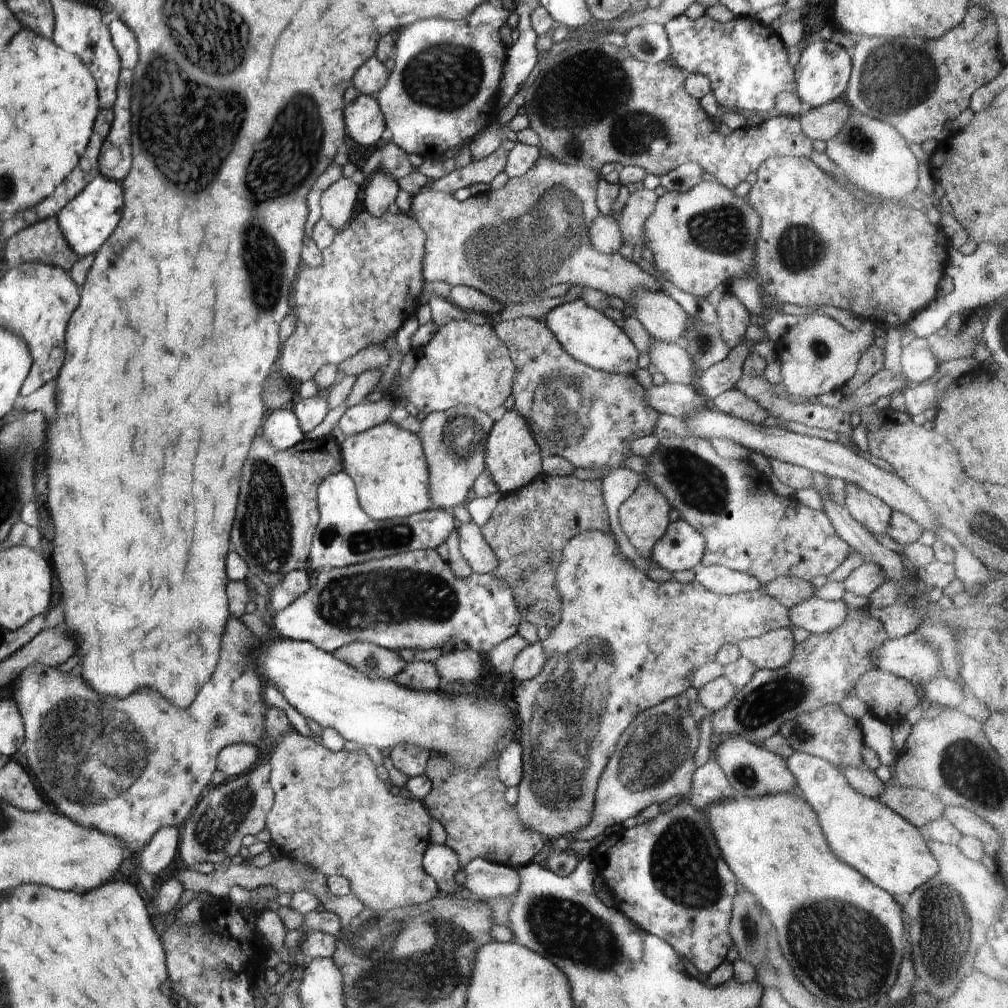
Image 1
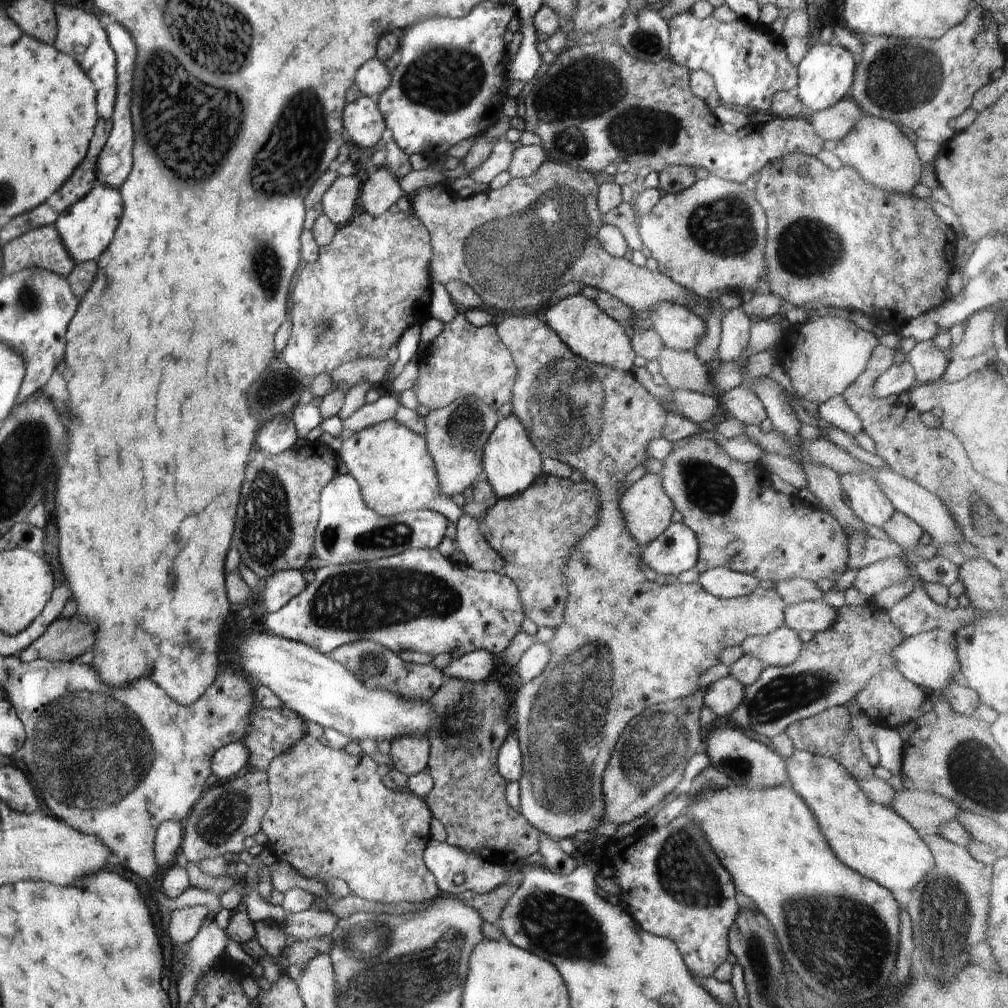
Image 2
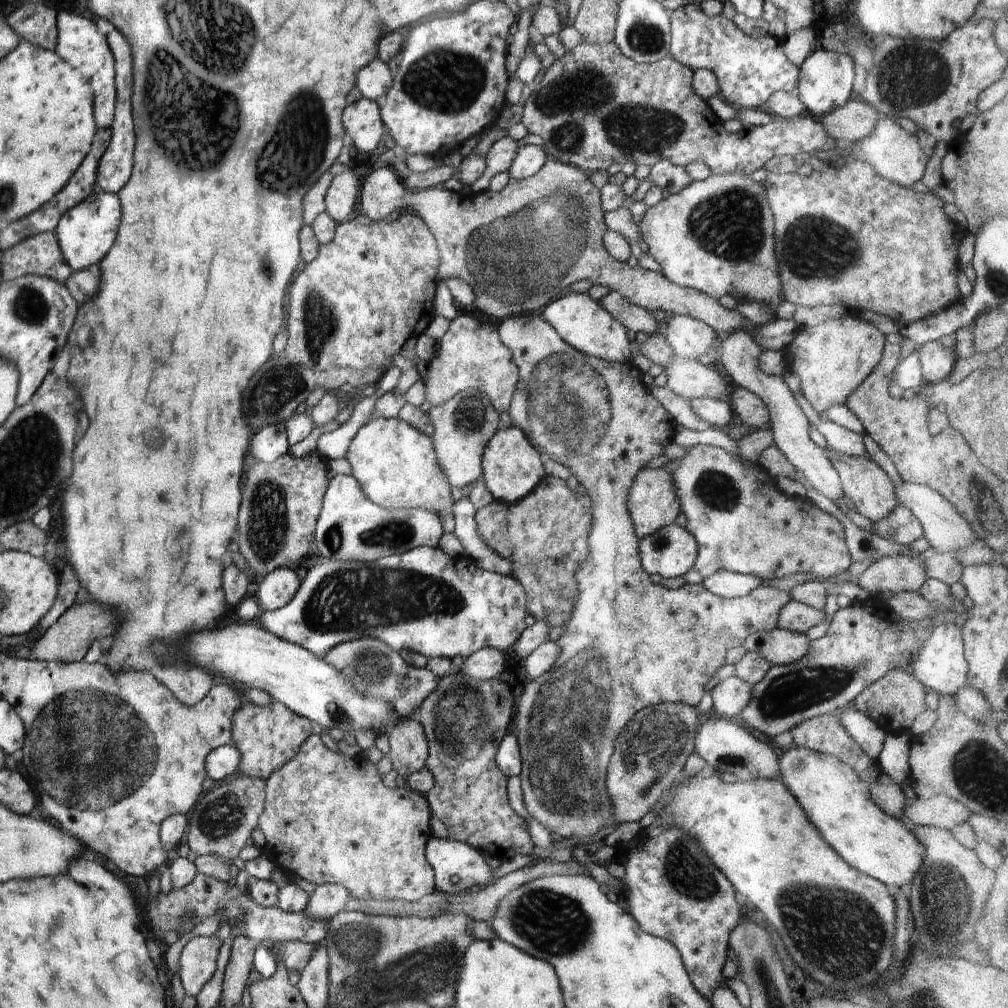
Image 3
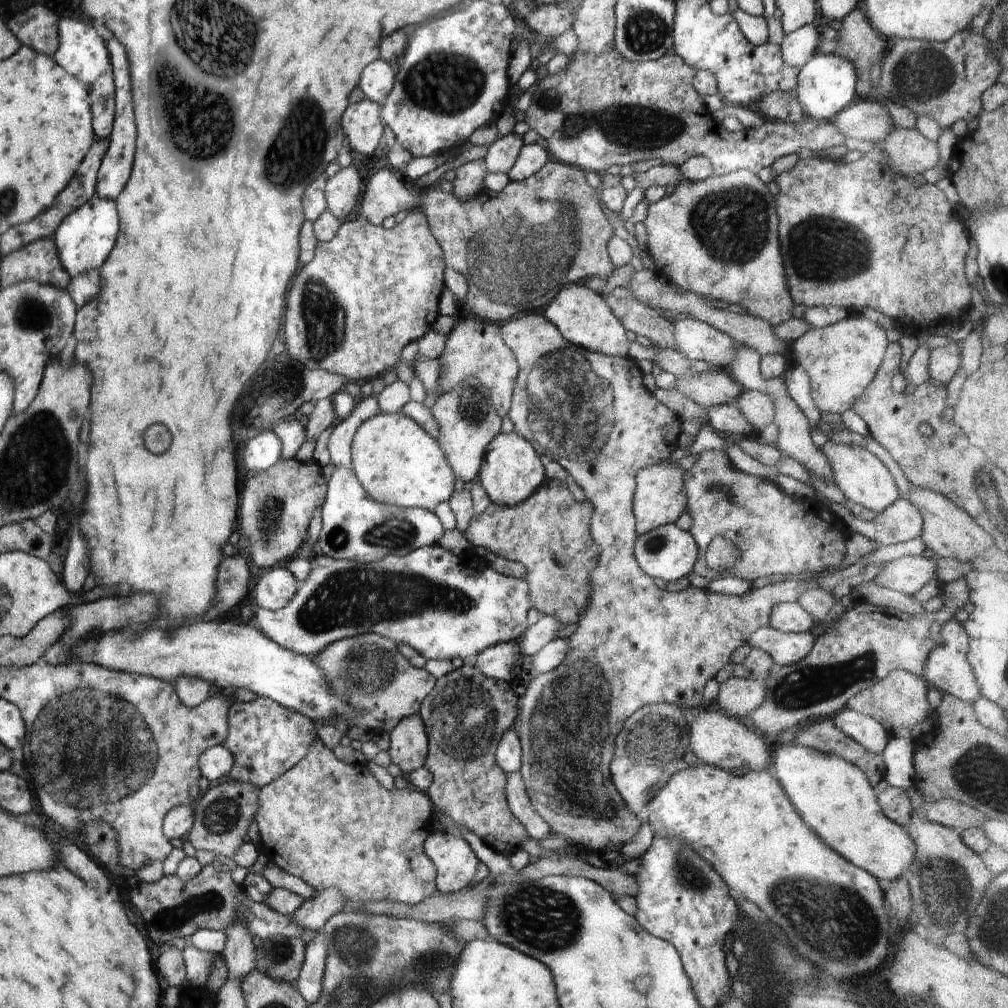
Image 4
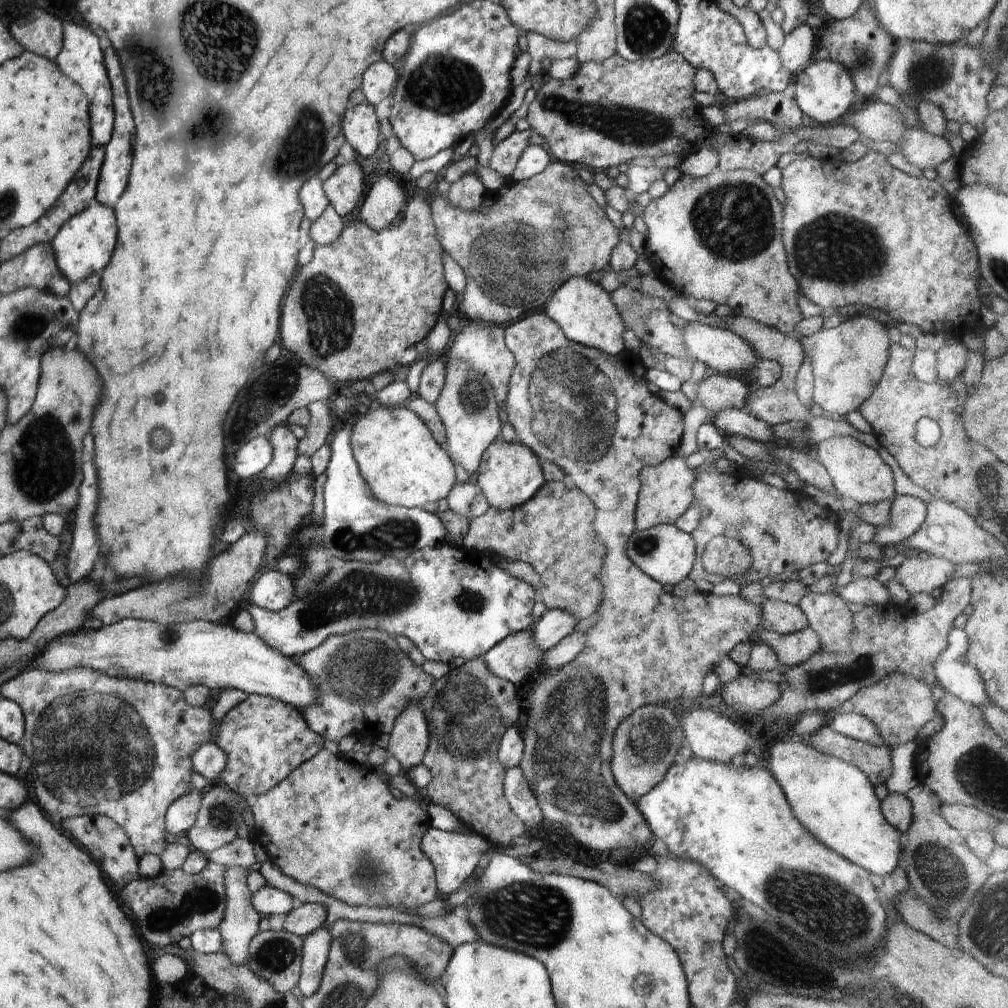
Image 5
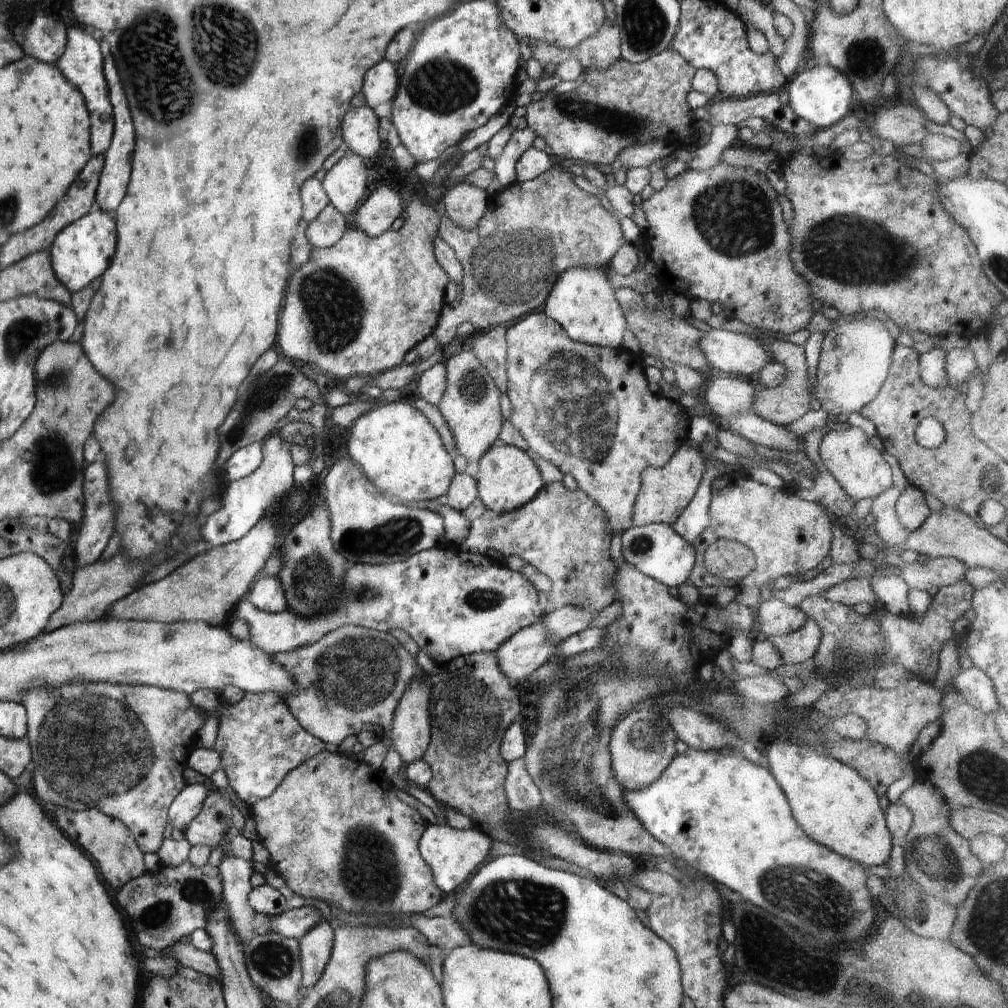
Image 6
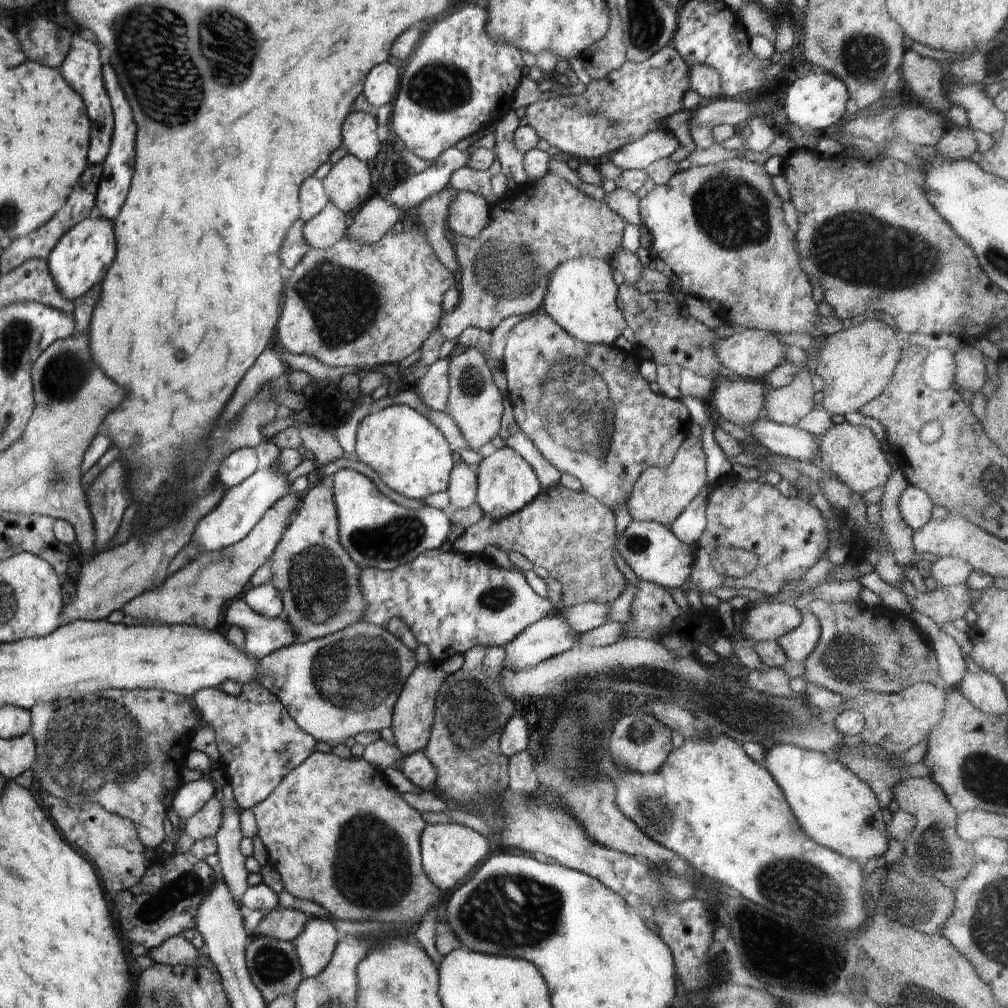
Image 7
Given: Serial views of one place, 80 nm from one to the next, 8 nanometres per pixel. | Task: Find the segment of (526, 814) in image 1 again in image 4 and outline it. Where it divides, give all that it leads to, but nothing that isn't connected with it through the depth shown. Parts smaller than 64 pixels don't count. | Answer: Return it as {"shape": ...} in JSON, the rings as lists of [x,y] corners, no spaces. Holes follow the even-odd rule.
{"shape":[[[540,312],[525,313],[516,318],[507,320],[501,324],[501,337],[504,344],[514,353],[519,364],[519,371],[514,383],[511,396],[511,405],[508,418],[512,421],[514,432],[527,440],[543,459],[558,461],[558,464],[565,468],[574,482],[583,490],[585,498],[590,500],[593,506],[591,516],[591,538],[599,546],[599,561],[590,573],[592,592],[589,605],[582,618],[577,622],[576,631],[569,636],[571,649],[560,666],[547,673],[533,674],[533,679],[529,682],[528,688],[523,695],[522,710],[520,710],[520,730],[516,728],[519,736],[523,753],[521,754],[521,767],[519,773],[523,778],[526,792],[528,793],[532,806],[536,812],[548,822],[549,828],[554,830],[554,834],[562,834],[562,838],[572,841],[573,849],[586,849],[590,852],[602,853],[607,849],[618,849],[626,842],[630,842],[638,832],[642,824],[642,816],[636,816],[624,802],[622,796],[617,791],[613,783],[609,769],[615,751],[614,740],[623,727],[624,721],[634,714],[639,708],[646,705],[658,703],[672,703],[679,707],[684,707],[692,712],[703,707],[703,690],[708,680],[715,678],[716,673],[731,662],[732,653],[749,640],[749,636],[760,627],[769,626],[771,608],[778,604],[797,602],[799,596],[802,596],[811,584],[801,583],[800,581],[782,580],[766,584],[766,586],[748,590],[742,596],[725,595],[713,593],[707,589],[701,589],[690,586],[683,591],[673,593],[668,589],[662,590],[655,583],[651,576],[648,576],[639,567],[634,559],[633,548],[637,537],[635,529],[635,516],[633,513],[633,498],[637,487],[635,476],[637,472],[644,467],[655,465],[669,459],[670,454],[678,447],[678,438],[682,433],[681,421],[666,405],[660,403],[654,397],[653,393],[648,391],[642,383],[644,374],[638,366],[638,362],[626,354],[624,357],[606,356],[602,353],[587,351],[584,347],[568,342],[562,336],[562,333],[550,322],[544,314]]]}

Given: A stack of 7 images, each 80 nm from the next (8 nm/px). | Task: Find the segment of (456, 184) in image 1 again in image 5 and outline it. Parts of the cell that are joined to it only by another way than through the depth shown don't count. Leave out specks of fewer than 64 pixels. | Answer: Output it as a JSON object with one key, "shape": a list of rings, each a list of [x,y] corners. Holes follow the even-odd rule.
{"shape":[[[530,129],[525,131],[516,130],[508,138],[505,138],[493,147],[489,166],[506,180],[506,183],[511,180],[511,174],[520,155],[529,145],[528,138],[530,138],[530,134],[532,134]]]}

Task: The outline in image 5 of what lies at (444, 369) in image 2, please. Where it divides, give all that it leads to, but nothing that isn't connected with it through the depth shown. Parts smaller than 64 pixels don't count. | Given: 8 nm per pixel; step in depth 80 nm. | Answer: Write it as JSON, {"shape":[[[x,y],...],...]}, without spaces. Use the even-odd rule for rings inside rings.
{"shape":[[[464,318],[464,324],[458,334],[450,342],[450,359],[460,359],[463,363],[470,363],[471,369],[481,372],[489,380],[495,399],[498,403],[498,412],[501,423],[508,423],[505,411],[505,400],[509,391],[510,377],[516,364],[516,359],[505,345],[505,326],[496,324],[480,324],[472,319]]]}

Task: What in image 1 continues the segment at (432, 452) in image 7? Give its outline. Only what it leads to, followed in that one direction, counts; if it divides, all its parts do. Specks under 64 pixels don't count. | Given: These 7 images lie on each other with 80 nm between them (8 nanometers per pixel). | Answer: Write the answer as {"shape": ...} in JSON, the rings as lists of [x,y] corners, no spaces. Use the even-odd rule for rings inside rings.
{"shape":[[[391,421],[346,437],[340,445],[343,471],[354,482],[361,508],[378,521],[433,509],[429,468],[419,436]]]}

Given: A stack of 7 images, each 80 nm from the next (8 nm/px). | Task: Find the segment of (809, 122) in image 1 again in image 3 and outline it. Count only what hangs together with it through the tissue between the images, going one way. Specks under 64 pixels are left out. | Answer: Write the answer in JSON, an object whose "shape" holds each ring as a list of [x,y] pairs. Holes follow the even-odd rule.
{"shape":[[[853,97],[841,108],[822,116],[820,121],[826,128],[826,134],[832,136],[834,140],[854,143],[856,140],[862,140],[864,136],[870,136],[880,118],[885,116],[882,116],[876,108],[870,108],[870,104]]]}

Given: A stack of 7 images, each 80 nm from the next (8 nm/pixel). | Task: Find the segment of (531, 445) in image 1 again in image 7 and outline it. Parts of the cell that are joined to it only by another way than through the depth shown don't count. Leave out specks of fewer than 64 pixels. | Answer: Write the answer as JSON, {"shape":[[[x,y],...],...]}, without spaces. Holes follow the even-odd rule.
{"shape":[[[505,447],[484,457],[478,465],[477,491],[475,503],[483,516],[505,519],[530,504],[542,490],[533,468],[514,449]]]}

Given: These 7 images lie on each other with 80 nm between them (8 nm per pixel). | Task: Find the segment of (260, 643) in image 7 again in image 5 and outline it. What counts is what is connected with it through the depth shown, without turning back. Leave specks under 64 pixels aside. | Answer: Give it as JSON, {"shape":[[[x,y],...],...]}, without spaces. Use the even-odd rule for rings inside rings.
{"shape":[[[446,541],[440,545],[418,549],[412,554],[409,554],[405,559],[384,557],[376,564],[366,564],[366,562],[362,561],[345,561],[332,557],[330,562],[331,571],[328,573],[328,576],[325,576],[322,579],[322,582],[317,588],[308,595],[305,595],[302,599],[296,597],[296,599],[280,612],[260,608],[254,603],[251,603],[247,608],[249,616],[252,617],[252,620],[254,621],[254,634],[259,636],[270,648],[282,653],[285,657],[300,657],[305,652],[322,644],[329,636],[352,632],[358,629],[372,629],[387,632],[393,637],[396,635],[405,636],[415,644],[425,660],[436,660],[450,664],[454,658],[460,658],[460,656],[466,661],[483,657],[493,646],[496,646],[496,644],[501,640],[504,640],[507,636],[524,629],[530,630],[532,629],[534,622],[536,622],[534,617],[532,617],[532,608],[534,608],[534,604],[539,599],[538,590],[531,584],[528,584],[525,580],[520,580],[519,578],[512,576],[509,572],[506,572],[506,570],[501,569],[497,564],[493,564],[492,561],[490,561],[490,557],[482,551],[475,551],[463,546],[455,546]]]}

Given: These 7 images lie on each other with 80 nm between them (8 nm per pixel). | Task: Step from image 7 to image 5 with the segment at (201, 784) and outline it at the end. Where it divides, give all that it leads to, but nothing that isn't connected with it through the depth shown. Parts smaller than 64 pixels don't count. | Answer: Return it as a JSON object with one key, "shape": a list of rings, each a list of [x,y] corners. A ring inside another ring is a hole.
{"shape":[[[192,789],[170,803],[165,814],[165,829],[176,836],[186,834],[196,822],[203,791]]]}

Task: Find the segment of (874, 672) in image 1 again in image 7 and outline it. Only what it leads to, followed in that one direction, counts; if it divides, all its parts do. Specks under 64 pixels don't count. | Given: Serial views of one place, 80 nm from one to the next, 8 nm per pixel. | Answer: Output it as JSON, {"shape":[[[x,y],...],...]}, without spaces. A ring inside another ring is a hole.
{"shape":[[[917,682],[899,693],[864,691],[851,699],[846,699],[840,693],[830,692],[812,683],[806,683],[806,686],[804,698],[819,712],[830,708],[839,708],[841,712],[848,709],[861,712],[865,718],[865,725],[861,730],[862,742],[880,747],[894,755],[901,755],[928,738],[931,730],[943,719],[947,695],[946,690],[938,690],[934,684],[923,682]]]}

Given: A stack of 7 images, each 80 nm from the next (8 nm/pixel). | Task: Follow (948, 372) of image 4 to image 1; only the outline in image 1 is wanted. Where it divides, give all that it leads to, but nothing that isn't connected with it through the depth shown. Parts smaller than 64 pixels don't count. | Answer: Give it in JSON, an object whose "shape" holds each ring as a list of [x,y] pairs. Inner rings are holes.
{"shape":[[[915,337],[908,346],[903,346],[900,362],[903,375],[912,385],[929,381],[939,370],[940,364],[929,342],[918,337]]]}

